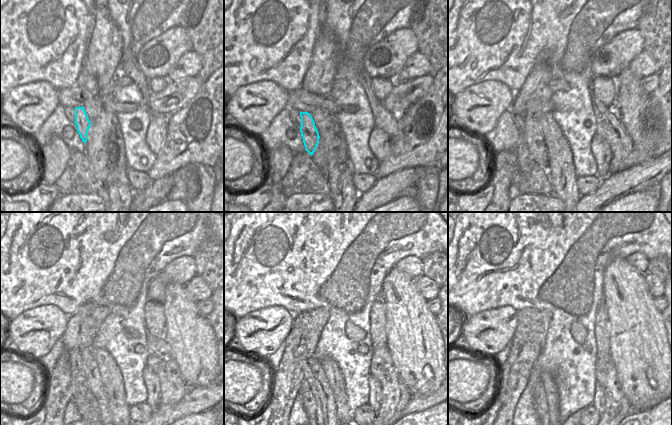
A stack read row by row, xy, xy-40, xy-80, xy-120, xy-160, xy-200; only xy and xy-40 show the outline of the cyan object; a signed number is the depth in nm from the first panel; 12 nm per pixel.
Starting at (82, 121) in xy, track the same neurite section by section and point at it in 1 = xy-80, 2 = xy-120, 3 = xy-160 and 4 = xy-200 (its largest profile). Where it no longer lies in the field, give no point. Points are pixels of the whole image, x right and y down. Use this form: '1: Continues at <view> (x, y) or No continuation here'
1: Continues at xy-80 (533, 133)
2: Continues at xy-120 (91, 375)
3: Continues at xy-160 (316, 378)
4: Continues at xy-200 (545, 384)

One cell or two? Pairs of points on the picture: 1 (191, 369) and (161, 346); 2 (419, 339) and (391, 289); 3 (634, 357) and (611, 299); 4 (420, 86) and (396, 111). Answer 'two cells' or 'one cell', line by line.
1: two cells
2: one cell
3: one cell
4: one cell

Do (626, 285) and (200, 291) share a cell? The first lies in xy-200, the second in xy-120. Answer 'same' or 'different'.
different

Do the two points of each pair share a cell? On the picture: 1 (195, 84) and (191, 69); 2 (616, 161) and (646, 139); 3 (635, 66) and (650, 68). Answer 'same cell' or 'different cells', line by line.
1: different cells
2: different cells
3: same cell

